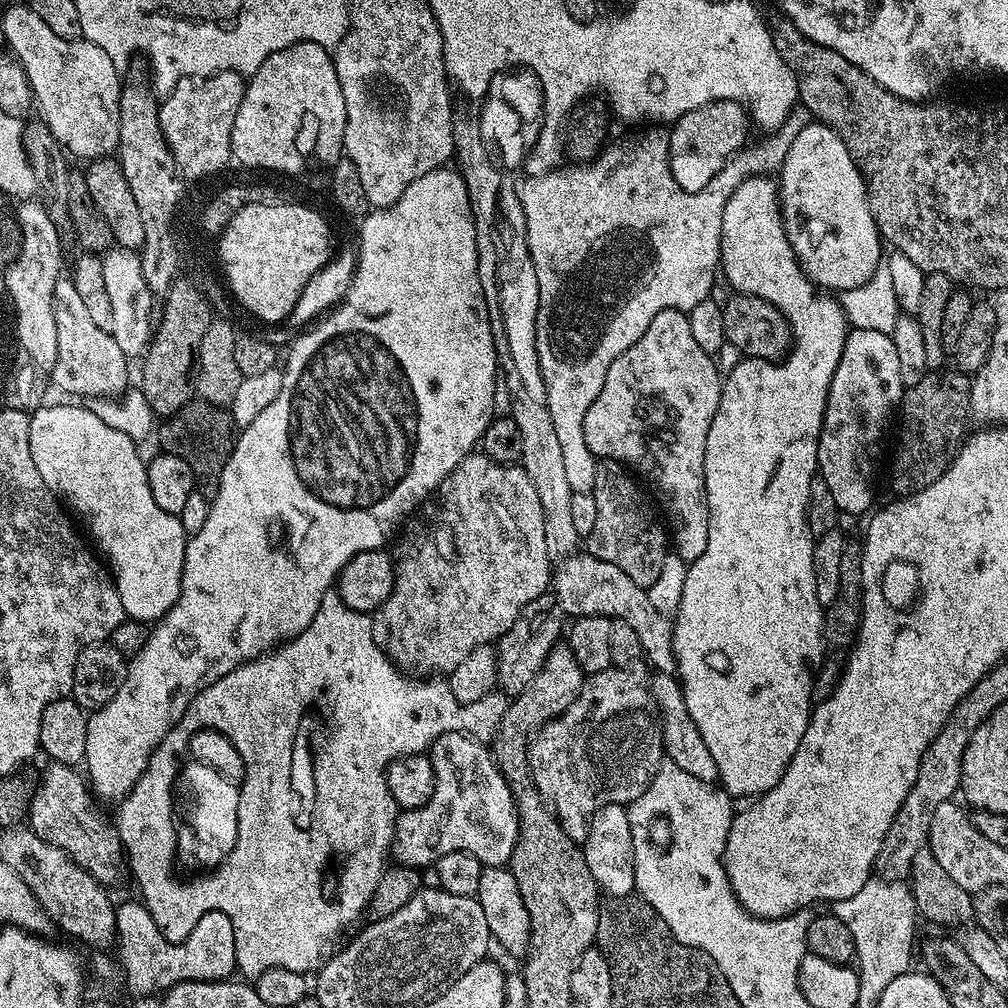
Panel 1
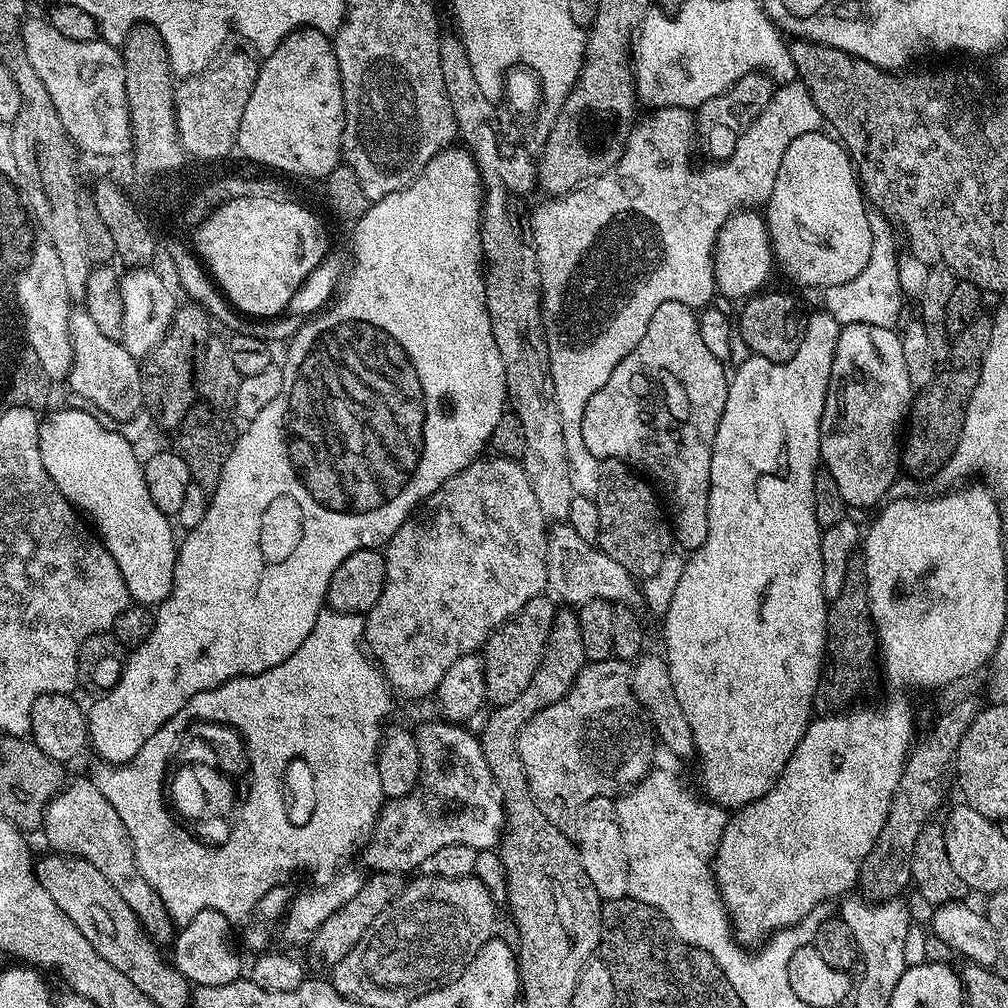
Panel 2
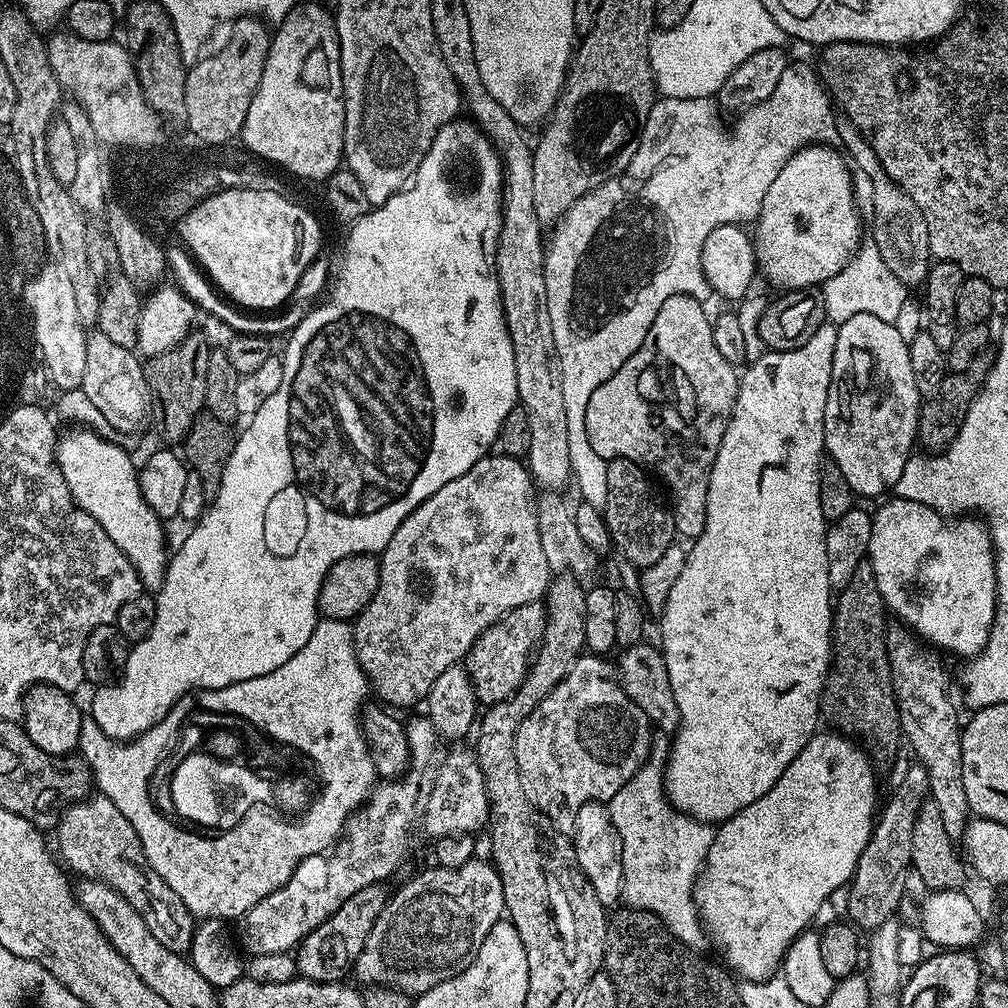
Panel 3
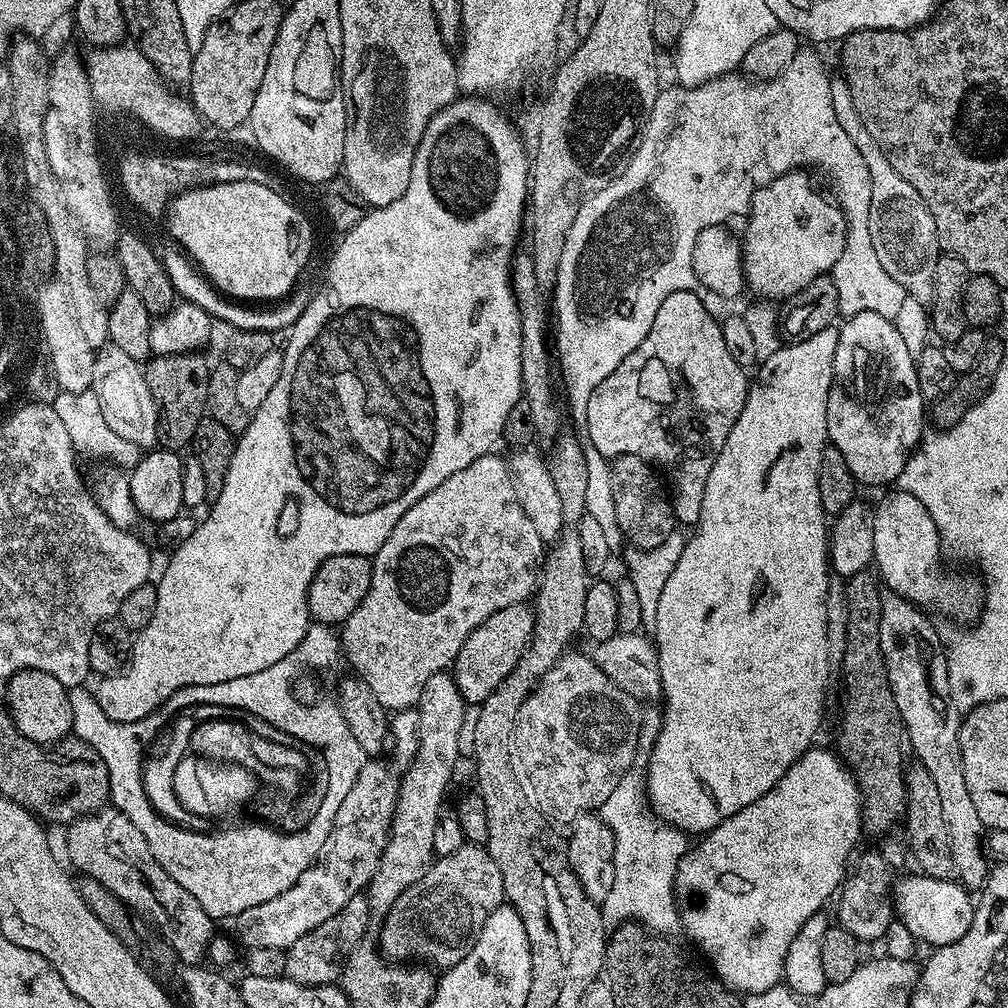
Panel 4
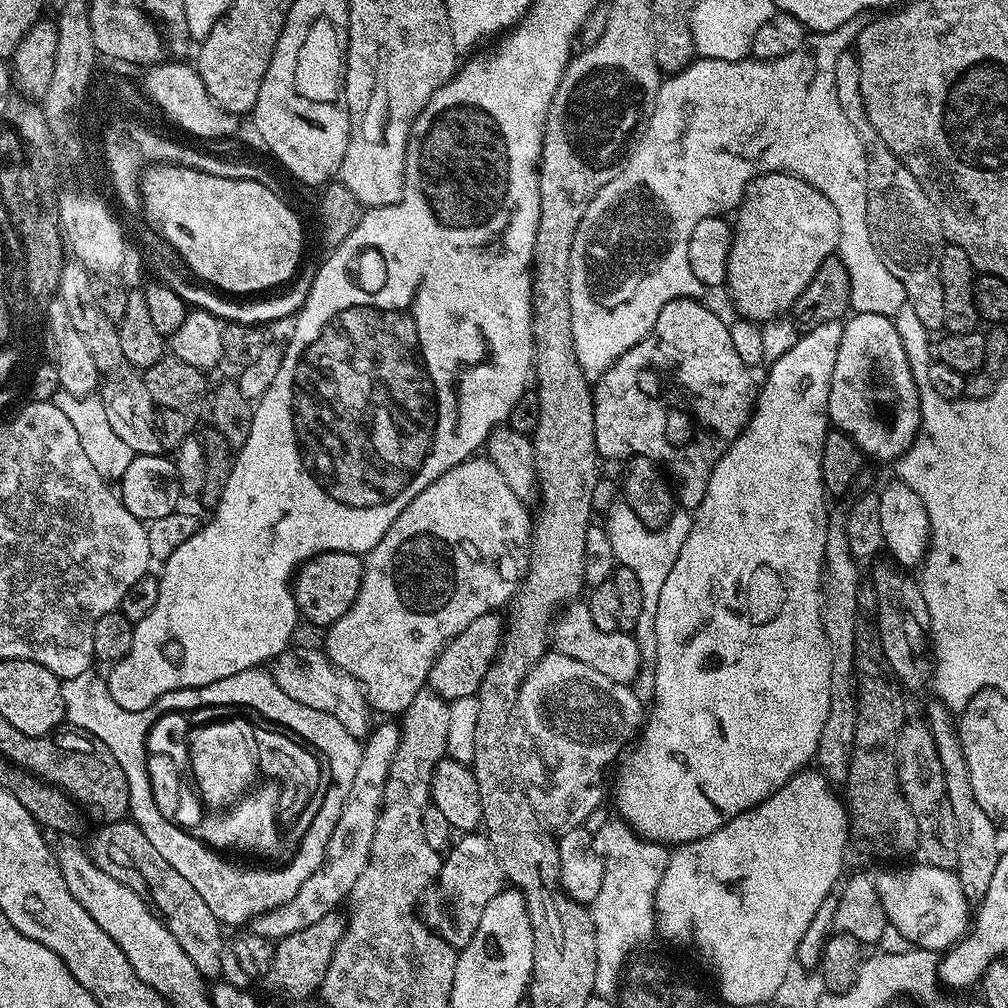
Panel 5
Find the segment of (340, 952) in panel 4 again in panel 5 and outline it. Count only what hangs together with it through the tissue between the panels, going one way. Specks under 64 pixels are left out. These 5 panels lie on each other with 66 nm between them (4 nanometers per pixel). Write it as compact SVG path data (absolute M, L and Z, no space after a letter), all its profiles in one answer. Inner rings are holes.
M334 911L326 914L326 918L314 922L314 926L306 926L306 930L298 930L298 934L282 938L275 945L266 983L274 991L281 992L292 1000L300 1000L311 992L312 995L319 993L320 986L326 978L326 970L330 970L336 947L344 937L345 927L345 917L339 911Z

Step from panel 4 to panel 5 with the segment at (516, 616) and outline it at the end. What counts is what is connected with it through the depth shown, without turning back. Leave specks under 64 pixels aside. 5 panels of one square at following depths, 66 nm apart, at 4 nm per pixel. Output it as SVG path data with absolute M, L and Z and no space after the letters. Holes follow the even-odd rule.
M487 612L482 614L482 618L474 618L474 622L470 622L470 626L462 630L462 634L455 636L440 651L440 657L434 662L428 675L428 684L432 691L449 702L479 693L482 680L486 678L486 670L490 670L500 652L506 631L505 621L501 617L499 620L498 617L496 612Z

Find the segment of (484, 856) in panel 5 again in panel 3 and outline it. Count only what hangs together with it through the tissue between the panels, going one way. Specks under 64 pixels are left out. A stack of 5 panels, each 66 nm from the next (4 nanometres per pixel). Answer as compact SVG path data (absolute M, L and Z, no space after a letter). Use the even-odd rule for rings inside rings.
M473 858L457 868L431 867L418 873L413 880L406 881L397 892L389 895L382 914L378 914L374 930L370 930L366 946L362 946L354 965L354 976L356 972L364 986L419 994L454 978L471 960L482 938L490 934L490 926L497 924L505 915L500 875L487 859Z

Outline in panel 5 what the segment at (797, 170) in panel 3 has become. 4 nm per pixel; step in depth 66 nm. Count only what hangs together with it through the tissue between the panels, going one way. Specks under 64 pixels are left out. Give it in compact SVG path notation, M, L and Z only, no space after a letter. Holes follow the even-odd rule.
M768 172L751 180L744 192L744 200L735 213L732 245L728 251L728 278L726 289L732 295L732 304L745 320L763 322L783 317L796 300L810 286L810 278L822 262L836 252L838 242L838 210L812 184L807 184L790 172Z

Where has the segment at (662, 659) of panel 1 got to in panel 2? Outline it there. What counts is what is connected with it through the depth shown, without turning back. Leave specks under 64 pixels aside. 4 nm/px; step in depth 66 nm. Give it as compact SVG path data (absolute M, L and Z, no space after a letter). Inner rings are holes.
M567 522L553 525L547 535L547 580L555 597L570 603L567 604L570 606L579 606L594 600L607 600L611 604L626 606L641 603L642 592L637 579L597 545L580 538Z

